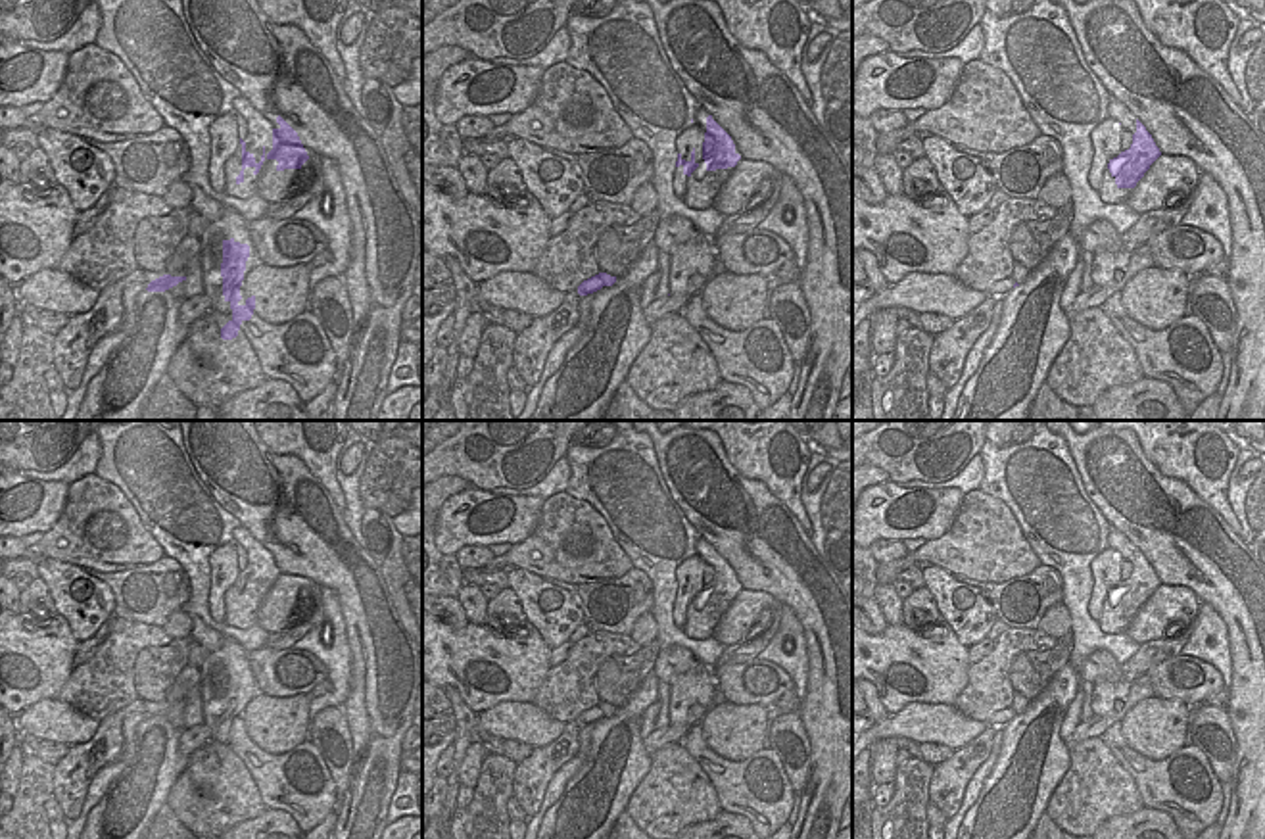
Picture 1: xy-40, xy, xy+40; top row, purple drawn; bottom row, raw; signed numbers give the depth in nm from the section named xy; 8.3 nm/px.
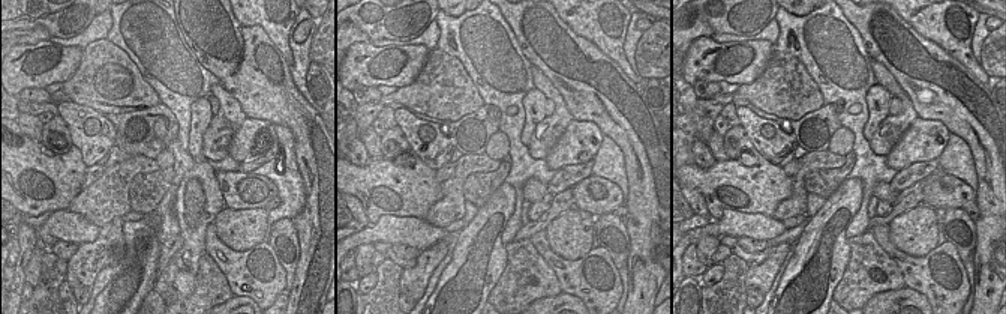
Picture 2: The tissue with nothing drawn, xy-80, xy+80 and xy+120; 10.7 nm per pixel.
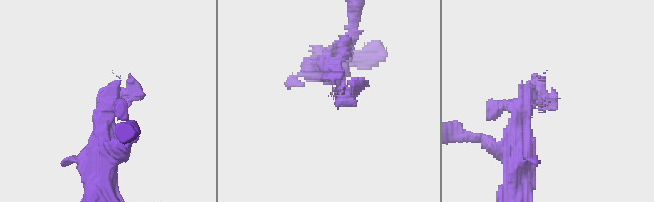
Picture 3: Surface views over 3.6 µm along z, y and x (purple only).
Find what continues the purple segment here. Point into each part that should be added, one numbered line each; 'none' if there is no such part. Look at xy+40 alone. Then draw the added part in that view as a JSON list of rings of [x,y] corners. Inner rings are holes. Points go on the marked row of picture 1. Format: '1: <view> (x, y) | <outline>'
1: xy+40 (1106, 139) | [[[1113,119],[1102,121],[1092,131],[1092,150],[1096,152],[1096,156],[1094,156],[1092,169],[1088,173],[1088,184],[1094,190],[1100,190],[1108,163],[1123,152],[1121,132],[1123,127]]]

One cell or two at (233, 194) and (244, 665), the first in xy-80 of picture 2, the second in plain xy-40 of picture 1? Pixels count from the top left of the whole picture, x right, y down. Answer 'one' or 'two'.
one

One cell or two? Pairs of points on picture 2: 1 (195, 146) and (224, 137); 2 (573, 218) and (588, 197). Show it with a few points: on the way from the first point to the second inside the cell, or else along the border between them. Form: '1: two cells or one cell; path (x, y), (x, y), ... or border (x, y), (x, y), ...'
1: one cell; path (203, 143), (216, 143)
2: two cells; border (573, 206), (594, 217)

